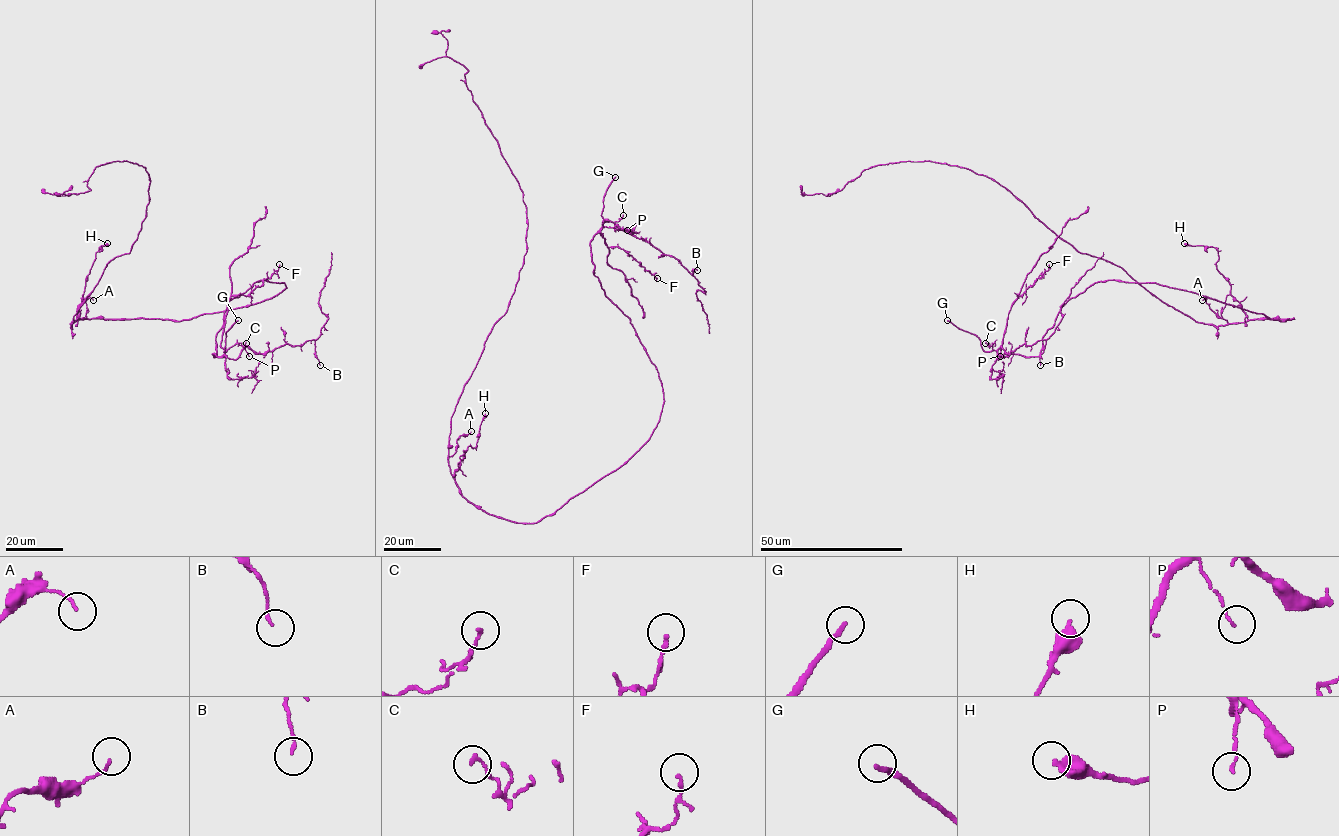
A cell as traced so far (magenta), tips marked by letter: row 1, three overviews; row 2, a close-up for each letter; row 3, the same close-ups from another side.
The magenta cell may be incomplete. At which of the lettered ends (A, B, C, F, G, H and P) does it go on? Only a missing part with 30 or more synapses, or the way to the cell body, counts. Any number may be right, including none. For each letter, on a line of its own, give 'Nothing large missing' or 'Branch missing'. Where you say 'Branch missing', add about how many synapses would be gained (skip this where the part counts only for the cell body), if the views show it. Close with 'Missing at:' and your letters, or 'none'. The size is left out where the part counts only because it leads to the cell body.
A: Nothing large missing
B: Nothing large missing
C: Nothing large missing
F: Nothing large missing
G: Branch missing
H: Nothing large missing
P: Nothing large missing
Missing at: G

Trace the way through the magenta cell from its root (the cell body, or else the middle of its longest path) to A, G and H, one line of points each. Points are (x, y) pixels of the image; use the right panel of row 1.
A: (1293, 319), (1253, 319), (1228, 323), (1210, 308), (1205, 298), (1202, 300)
G: (1293, 319), (1273, 320), (1155, 283), (1107, 280), (1066, 302), (1037, 356), (985, 351), (976, 335), (947, 320)
H: (1293, 319), (1248, 319), (1230, 293), (1229, 281), (1216, 268), (1217, 250), (1184, 243)

